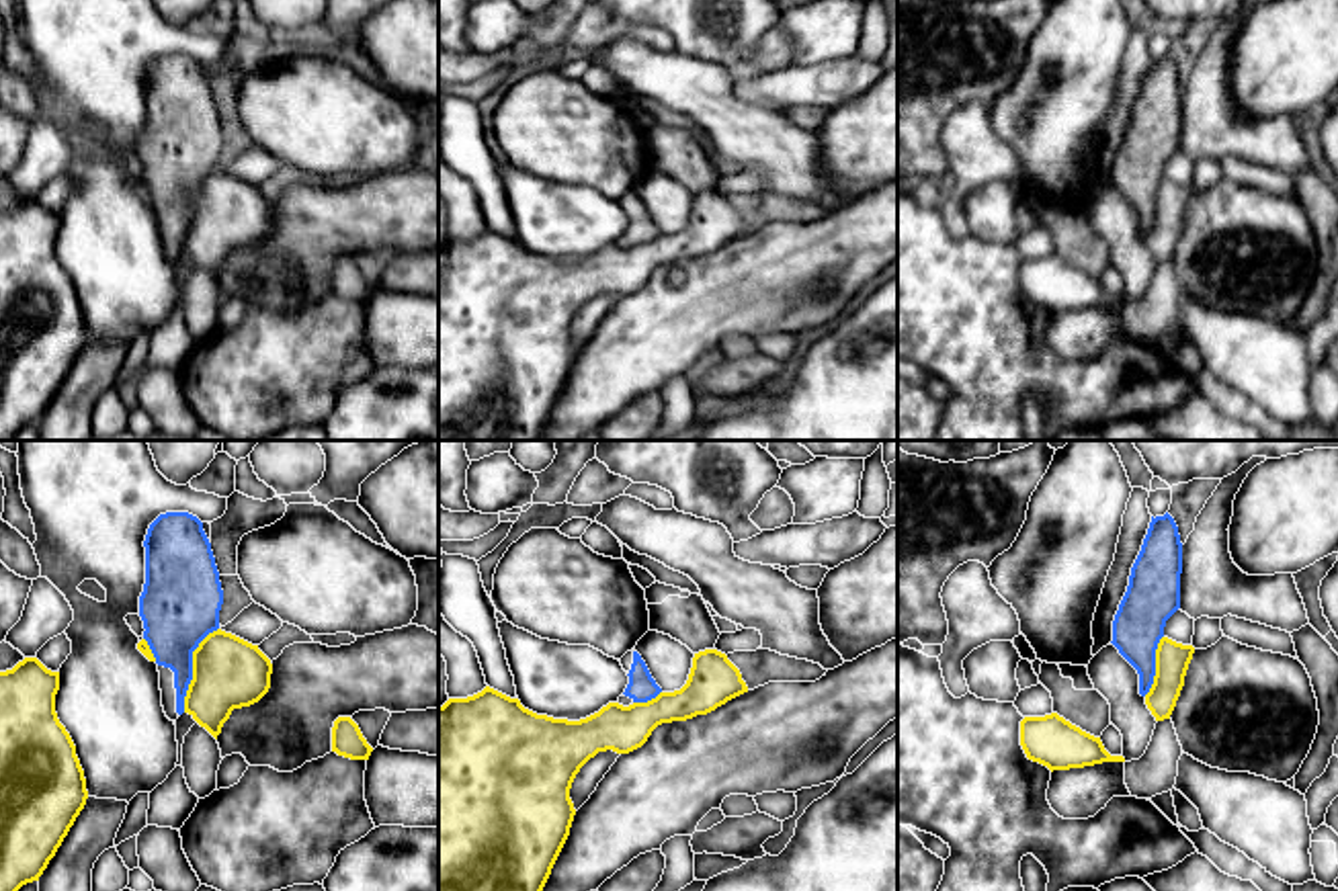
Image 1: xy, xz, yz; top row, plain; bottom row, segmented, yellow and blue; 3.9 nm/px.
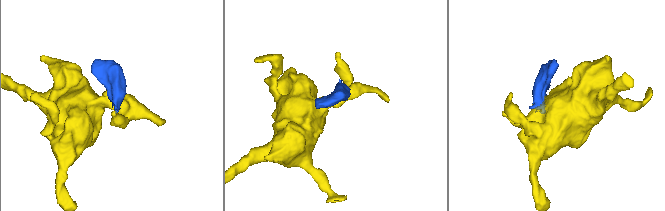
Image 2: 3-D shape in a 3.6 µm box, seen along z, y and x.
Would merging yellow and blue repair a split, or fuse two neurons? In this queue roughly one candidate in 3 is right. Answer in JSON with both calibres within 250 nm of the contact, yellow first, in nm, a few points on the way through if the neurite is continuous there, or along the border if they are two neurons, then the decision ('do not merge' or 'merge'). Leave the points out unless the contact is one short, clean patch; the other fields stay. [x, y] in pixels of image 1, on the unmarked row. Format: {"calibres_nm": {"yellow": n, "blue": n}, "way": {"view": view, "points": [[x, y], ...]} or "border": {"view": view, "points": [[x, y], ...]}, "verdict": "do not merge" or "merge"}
{"calibres_nm": {"yellow": 280, "blue": 300}, "border": {"view": "xy", "points": [[218, 168], [193, 193], [193, 220], [183, 252]]}, "verdict": "do not merge"}

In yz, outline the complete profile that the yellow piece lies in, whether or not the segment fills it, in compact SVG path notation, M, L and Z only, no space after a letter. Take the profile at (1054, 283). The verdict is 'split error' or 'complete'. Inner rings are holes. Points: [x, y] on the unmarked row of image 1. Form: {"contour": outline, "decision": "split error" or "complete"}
{"contour": "M1057 254L1025 258L1020 262L1020 287L1029 301L1047 307L1051 313L1125 303L1123 297L1111 297L1100 279L1082 272Z", "decision": "complete"}

